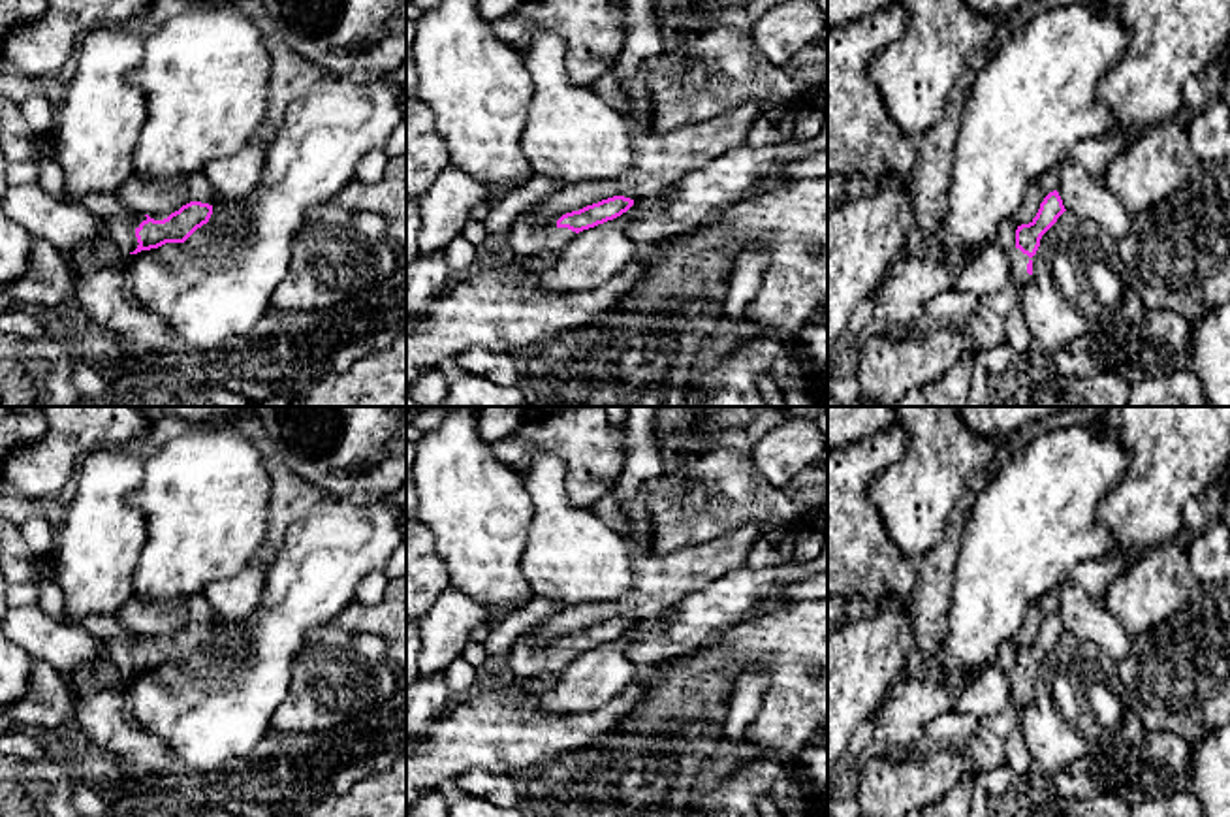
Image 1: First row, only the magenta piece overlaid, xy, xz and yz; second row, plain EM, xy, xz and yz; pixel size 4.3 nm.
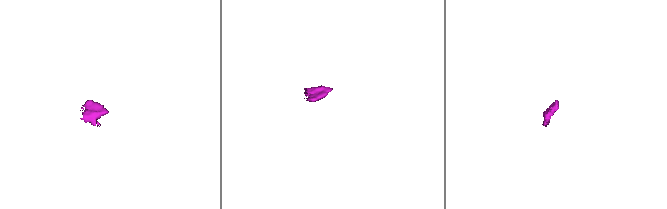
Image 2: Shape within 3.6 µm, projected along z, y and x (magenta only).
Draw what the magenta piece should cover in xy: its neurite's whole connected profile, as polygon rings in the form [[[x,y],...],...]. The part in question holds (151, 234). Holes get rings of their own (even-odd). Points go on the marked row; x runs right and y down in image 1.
[[[190,201],[164,220],[154,220],[149,215],[109,216],[103,220],[103,233],[118,256],[124,297],[132,307],[141,309],[132,286],[132,256],[166,243],[184,243],[197,228],[209,222],[211,215],[213,205]]]

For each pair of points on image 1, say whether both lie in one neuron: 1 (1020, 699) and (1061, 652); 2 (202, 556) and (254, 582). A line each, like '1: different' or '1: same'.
1: different
2: different

